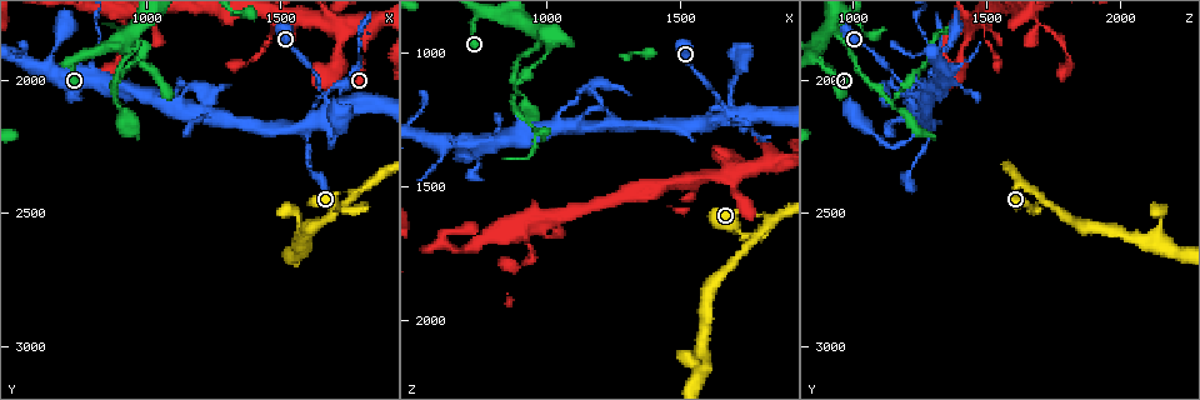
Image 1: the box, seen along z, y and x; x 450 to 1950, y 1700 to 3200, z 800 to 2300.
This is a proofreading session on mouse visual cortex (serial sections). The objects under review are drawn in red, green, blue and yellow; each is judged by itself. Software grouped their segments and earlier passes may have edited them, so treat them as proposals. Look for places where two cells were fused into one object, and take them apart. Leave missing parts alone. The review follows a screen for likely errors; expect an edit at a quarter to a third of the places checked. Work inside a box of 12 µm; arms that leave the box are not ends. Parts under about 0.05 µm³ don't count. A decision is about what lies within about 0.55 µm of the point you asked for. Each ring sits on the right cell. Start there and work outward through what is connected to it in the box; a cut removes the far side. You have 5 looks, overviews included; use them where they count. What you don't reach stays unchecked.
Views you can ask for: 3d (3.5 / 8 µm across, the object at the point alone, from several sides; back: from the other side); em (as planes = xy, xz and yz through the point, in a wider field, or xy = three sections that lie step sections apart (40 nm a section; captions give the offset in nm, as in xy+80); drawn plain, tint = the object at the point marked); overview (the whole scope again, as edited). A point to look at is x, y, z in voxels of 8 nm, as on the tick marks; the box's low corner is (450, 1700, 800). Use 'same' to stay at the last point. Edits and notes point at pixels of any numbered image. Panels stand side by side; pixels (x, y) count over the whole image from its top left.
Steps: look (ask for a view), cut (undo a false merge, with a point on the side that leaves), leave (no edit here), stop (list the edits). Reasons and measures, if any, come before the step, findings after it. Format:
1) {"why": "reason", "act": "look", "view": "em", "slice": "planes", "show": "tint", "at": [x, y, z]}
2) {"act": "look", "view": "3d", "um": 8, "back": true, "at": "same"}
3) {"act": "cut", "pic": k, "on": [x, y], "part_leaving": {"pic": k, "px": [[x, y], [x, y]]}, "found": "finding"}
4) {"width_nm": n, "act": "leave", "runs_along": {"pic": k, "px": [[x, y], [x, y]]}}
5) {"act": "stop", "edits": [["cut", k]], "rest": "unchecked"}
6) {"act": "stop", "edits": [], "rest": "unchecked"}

{"why": "sudden change in width", "act": "look", "view": "3d", "um": 3.5, "at": [1690, 2110, 1240]}

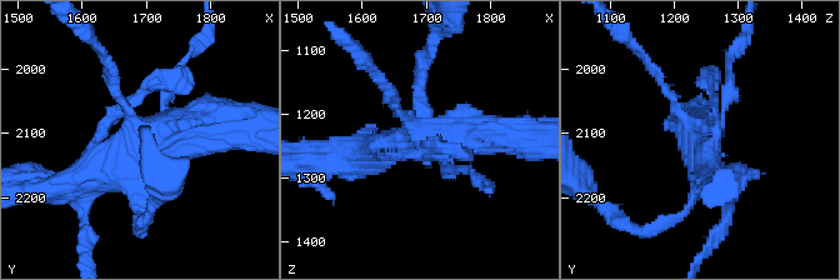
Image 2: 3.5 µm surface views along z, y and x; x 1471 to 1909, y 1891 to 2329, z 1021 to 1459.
{"act": "look", "view": "em", "slice": "xy", "step": 5, "show": "tint", "at": [1690, 2100, 1230]}

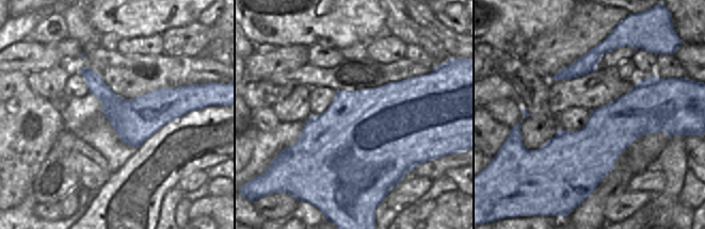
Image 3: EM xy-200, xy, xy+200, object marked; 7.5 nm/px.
{"act": "leave", "runs_along": {"pic": 2, "px": [[653, 68], [695, 133], [710, 175]]}, "found": "all the same cell"}

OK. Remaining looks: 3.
{"why": "sharp bend", "act": "look", "view": "3d", "um": 3.5, "back": true, "at": [790, 1960, 1320]}

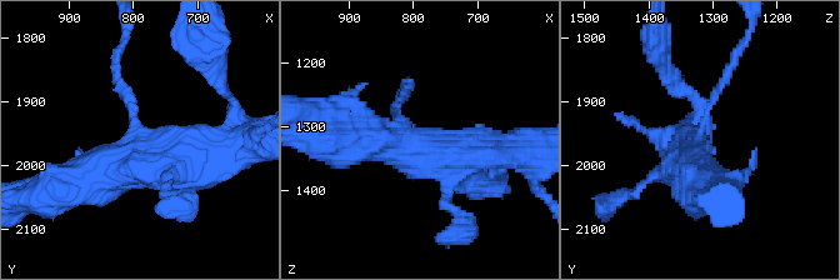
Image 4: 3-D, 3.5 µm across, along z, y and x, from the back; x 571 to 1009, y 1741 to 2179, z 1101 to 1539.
{"act": "look", "view": "em", "slice": "xy", "step": 3, "show": "tint", "at": [790, 1960, 1325]}

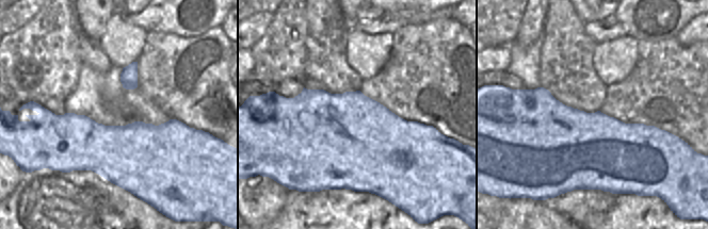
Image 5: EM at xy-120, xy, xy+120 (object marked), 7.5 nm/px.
{"act": "leave", "runs_along": {"pic": 4, "px": [[79, 179], [240, 144]]}, "found": "all the same cell"}

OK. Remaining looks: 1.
{"act": "stop", "edits": [], "rest": "unchecked"}

